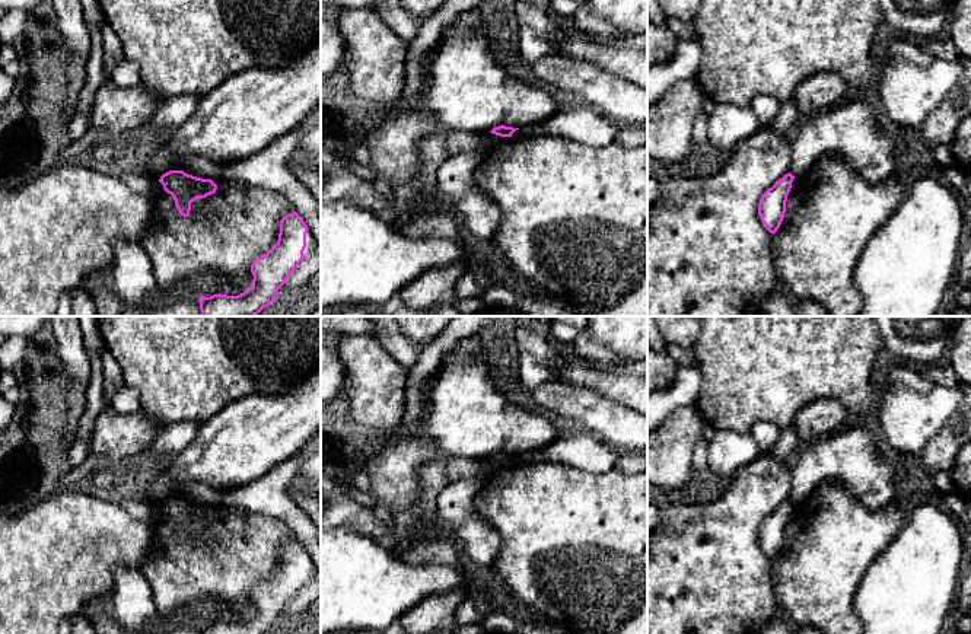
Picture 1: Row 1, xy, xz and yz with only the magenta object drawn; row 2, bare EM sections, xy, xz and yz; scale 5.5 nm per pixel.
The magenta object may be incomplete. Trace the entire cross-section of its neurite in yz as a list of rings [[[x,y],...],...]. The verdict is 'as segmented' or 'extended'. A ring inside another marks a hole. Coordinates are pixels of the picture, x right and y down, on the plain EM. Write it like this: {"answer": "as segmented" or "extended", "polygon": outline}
{"answer": "as segmented", "polygon": [[[789,498],[781,506],[779,506],[771,514],[768,514],[758,531],[758,541],[764,554],[770,560],[776,560],[780,554],[784,539],[786,528],[792,514],[795,503]]]}

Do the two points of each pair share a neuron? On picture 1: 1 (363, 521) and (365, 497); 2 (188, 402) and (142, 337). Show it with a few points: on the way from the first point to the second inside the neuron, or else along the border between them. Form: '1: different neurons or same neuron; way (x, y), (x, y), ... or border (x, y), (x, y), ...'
1: different neurons; border (340, 486), (350, 497), (371, 509)
2: same neuron; way (188, 386), (158, 353)

